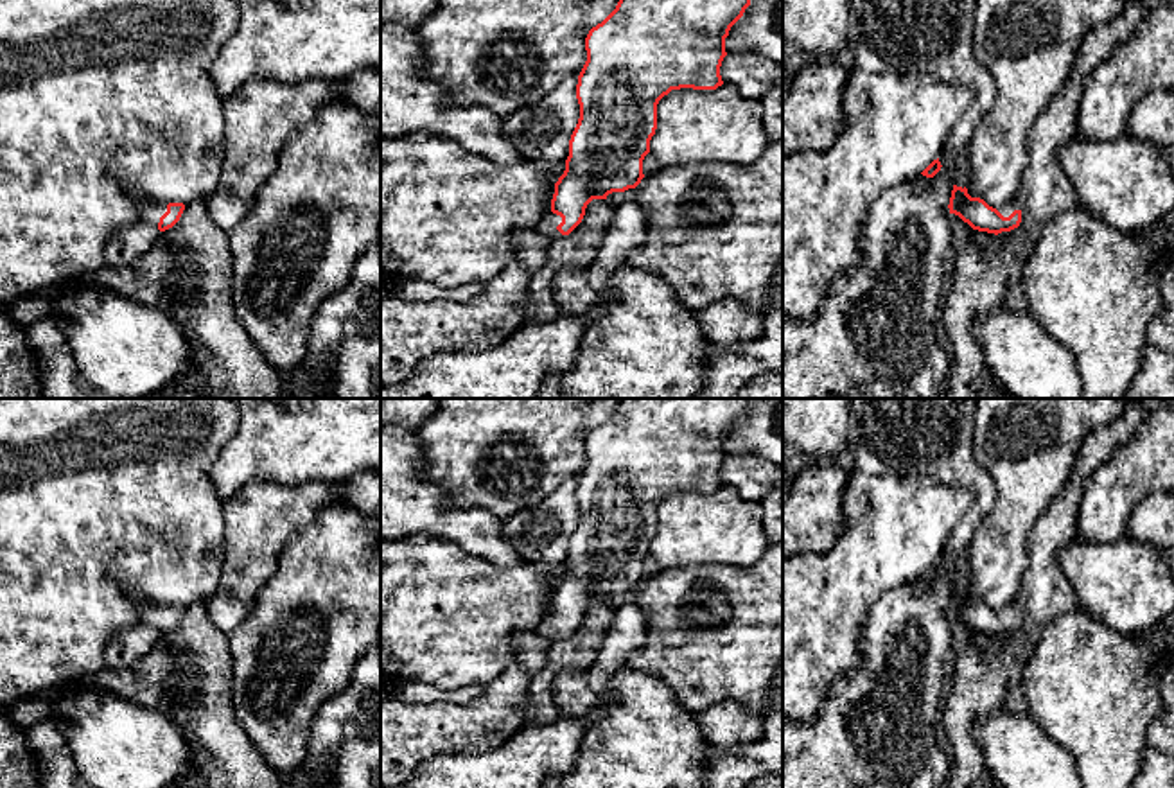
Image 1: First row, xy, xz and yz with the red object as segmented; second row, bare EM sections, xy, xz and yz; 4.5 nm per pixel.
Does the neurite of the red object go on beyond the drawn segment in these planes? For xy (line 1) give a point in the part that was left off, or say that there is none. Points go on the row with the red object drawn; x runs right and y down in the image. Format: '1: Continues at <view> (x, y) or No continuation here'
1: Continues at xy (151, 214)

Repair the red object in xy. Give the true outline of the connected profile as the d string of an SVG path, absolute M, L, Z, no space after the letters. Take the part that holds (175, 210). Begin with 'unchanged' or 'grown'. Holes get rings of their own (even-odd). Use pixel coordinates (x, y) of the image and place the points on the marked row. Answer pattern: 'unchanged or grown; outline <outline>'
grown; outline M183 203L153 205L140 212L140 221L156 226L160 232L165 232L180 221L183 210Z

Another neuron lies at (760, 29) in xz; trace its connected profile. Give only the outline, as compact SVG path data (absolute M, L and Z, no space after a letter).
M750 0L725 38L725 52L758 52L783 65L783 0Z

